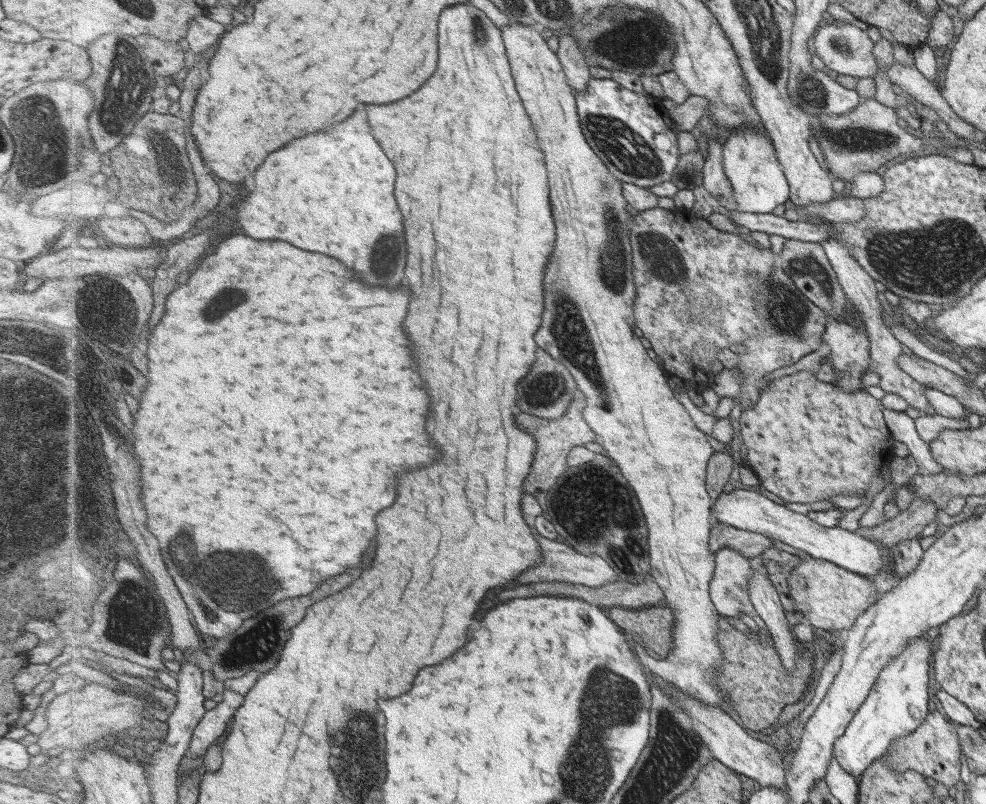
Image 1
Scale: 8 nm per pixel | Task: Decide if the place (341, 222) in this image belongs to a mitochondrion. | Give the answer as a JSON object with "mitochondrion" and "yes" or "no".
{"mitochondrion":"no"}

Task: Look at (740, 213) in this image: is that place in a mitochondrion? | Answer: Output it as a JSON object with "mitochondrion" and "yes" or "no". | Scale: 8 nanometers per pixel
{"mitochondrion":"no"}

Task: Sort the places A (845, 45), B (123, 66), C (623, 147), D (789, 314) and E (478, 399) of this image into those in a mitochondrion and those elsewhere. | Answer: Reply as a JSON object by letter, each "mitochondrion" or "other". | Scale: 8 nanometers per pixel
{"A":"mitochondrion","B":"mitochondrion","C":"mitochondrion","D":"mitochondrion","E":"other"}

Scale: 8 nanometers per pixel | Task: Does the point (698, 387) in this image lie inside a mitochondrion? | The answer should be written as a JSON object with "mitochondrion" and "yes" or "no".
{"mitochondrion":"no"}

